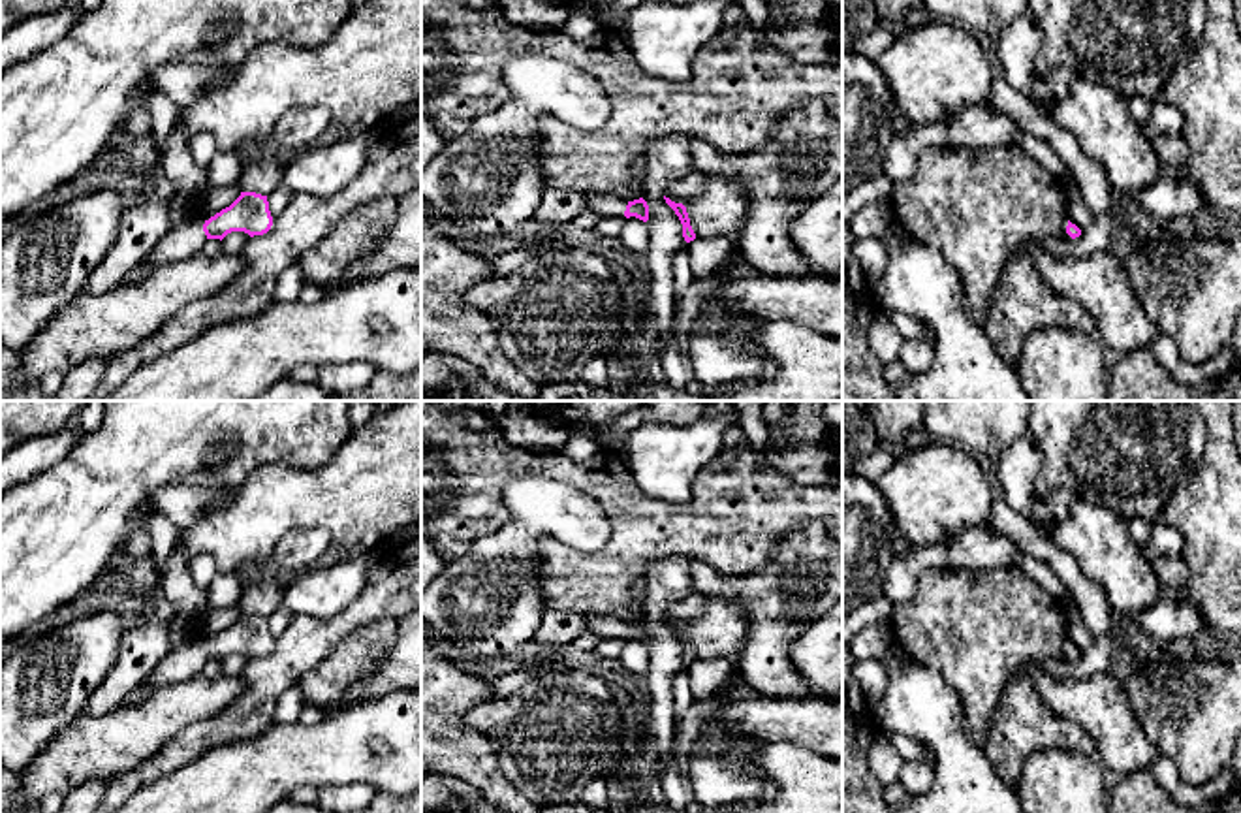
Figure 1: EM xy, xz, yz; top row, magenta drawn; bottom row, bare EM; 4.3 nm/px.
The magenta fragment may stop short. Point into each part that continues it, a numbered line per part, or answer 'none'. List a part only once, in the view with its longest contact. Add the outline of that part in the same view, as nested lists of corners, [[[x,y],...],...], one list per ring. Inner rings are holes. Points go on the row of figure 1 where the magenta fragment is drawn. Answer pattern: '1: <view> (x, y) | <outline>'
1: xz (606, 206) | [[[585,194],[587,209],[596,211],[602,218],[624,216],[628,201],[607,194]]]

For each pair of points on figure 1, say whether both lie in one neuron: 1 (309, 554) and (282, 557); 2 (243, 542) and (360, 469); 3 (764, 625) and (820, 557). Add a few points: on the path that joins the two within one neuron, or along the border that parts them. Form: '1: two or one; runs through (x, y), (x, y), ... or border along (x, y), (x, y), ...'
1: one; runs through (303, 554), (288, 556)
2: one; runs through (271, 514), (286, 499), (331, 497)
3: one; runs through (777, 608), (777, 603), (805, 574)

